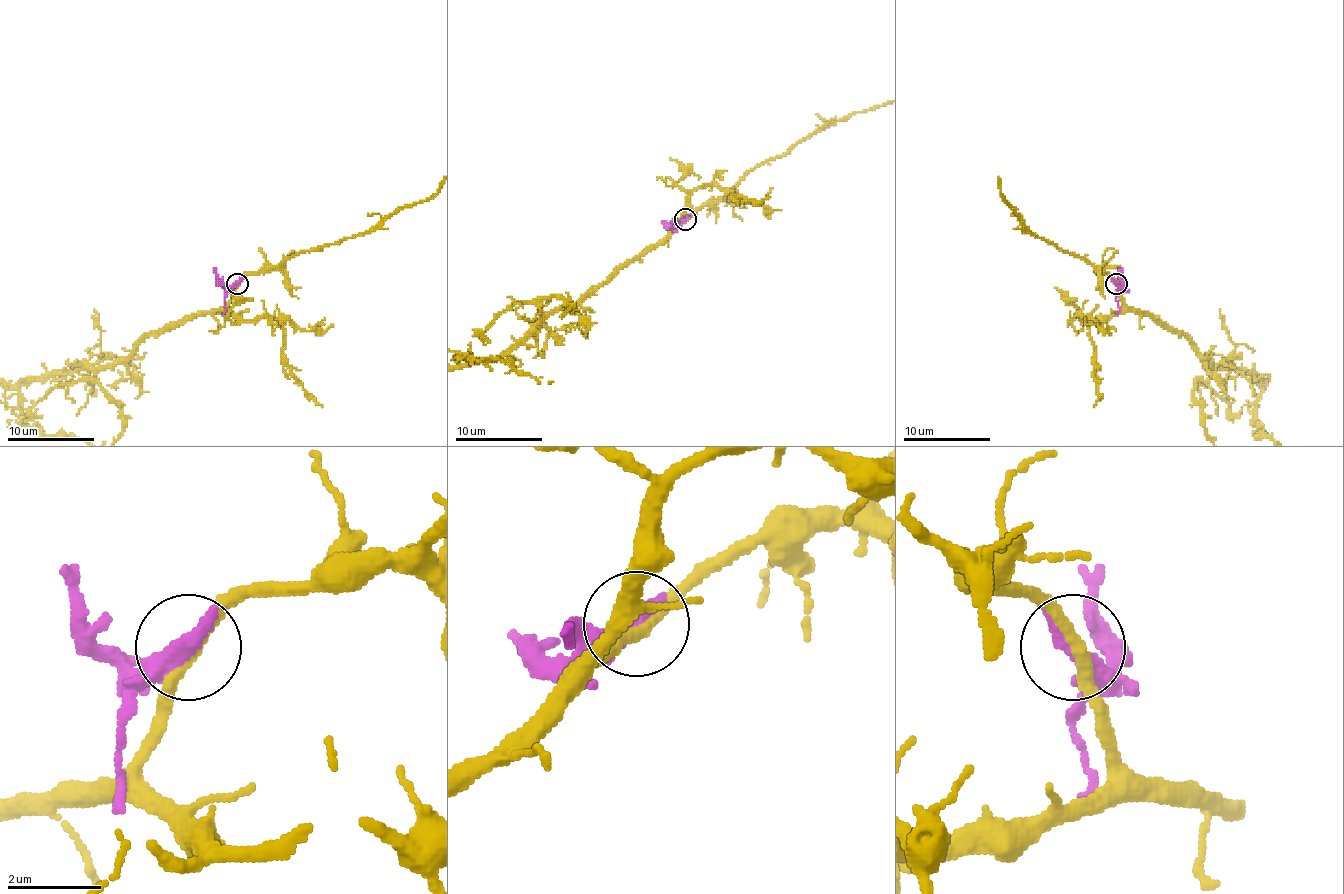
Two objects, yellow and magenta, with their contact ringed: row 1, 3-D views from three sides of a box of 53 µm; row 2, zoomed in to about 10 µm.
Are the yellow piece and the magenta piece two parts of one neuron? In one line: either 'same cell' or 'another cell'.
another cell

